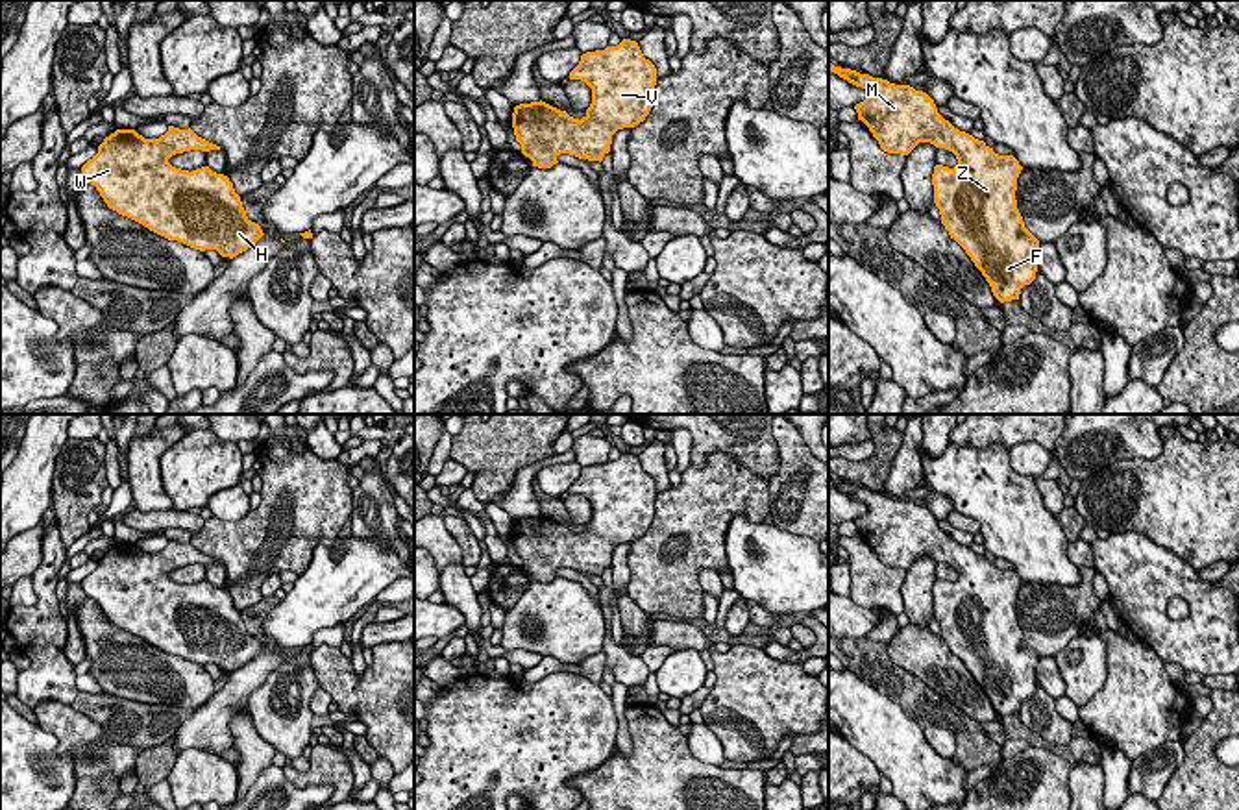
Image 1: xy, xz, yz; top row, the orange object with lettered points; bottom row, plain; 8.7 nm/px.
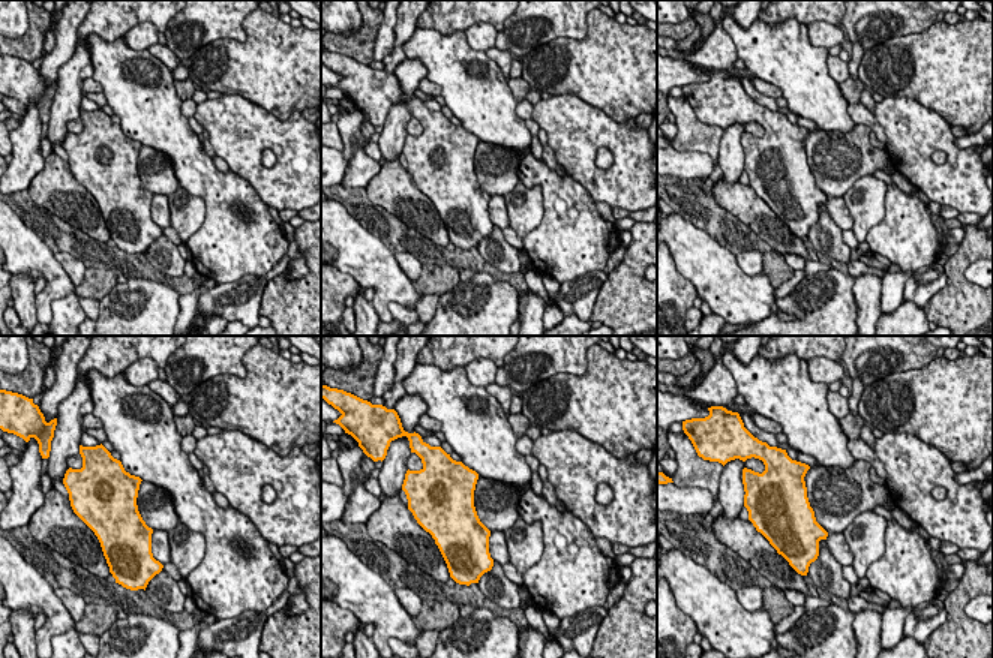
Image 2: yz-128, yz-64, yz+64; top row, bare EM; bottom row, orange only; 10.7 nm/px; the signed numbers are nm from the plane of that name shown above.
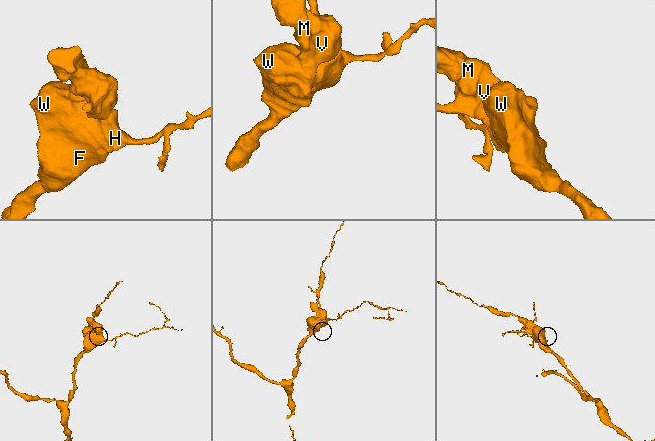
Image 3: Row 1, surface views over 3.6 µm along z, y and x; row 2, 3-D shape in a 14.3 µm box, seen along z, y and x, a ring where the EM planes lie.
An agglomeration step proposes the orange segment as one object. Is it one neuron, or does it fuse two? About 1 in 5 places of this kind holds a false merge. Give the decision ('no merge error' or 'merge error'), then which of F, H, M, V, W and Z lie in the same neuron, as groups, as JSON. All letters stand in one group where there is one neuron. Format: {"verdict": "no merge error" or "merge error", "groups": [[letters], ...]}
{"verdict": "no merge error", "groups": [["F", "H", "M", "V", "W", "Z"]]}

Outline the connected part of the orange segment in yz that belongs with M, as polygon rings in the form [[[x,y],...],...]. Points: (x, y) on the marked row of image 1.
[[[830,59],[828,72],[867,92],[854,109],[884,152],[908,155],[919,142],[930,142],[956,155],[954,168],[936,165],[932,174],[941,224],[1000,303],[1019,300],[1021,288],[1036,279],[1039,248],[1017,209],[1019,161],[954,128],[923,91],[834,67]]]

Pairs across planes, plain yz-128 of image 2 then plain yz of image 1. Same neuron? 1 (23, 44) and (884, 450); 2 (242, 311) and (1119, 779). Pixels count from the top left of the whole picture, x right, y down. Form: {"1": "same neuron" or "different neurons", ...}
{"1": "same neuron", "2": "different neurons"}

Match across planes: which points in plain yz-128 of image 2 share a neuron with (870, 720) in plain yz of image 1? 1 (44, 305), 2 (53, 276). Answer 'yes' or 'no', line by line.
1: yes
2: yes

